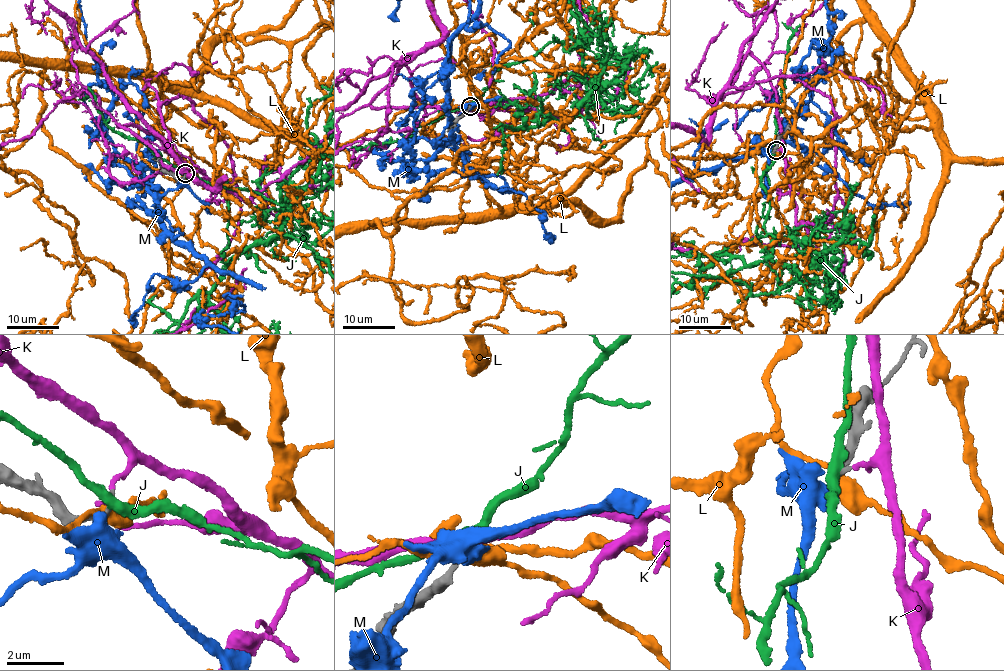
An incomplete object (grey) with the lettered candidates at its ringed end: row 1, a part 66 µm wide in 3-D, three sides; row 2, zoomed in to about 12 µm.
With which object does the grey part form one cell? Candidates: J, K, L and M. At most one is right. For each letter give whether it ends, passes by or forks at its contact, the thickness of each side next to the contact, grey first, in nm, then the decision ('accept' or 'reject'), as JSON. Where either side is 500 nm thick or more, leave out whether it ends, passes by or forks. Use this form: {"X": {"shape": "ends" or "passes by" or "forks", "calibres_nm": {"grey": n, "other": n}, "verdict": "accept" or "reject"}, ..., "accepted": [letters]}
{"J": {"shape": "passes by", "calibres_nm": {"grey": 180, "other": 360}, "verdict": "reject"}, "K": {"shape": "ends", "calibres_nm": {"grey": 150, "other": 170}, "verdict": "accept"}, "L": {"shape": "passes by", "calibres_nm": {"grey": 280, "other": 320}, "verdict": "reject"}, "M": {"calibres_nm": {"grey": 240, "other": 550}, "verdict": "reject"}, "accepted": ["K"]}

